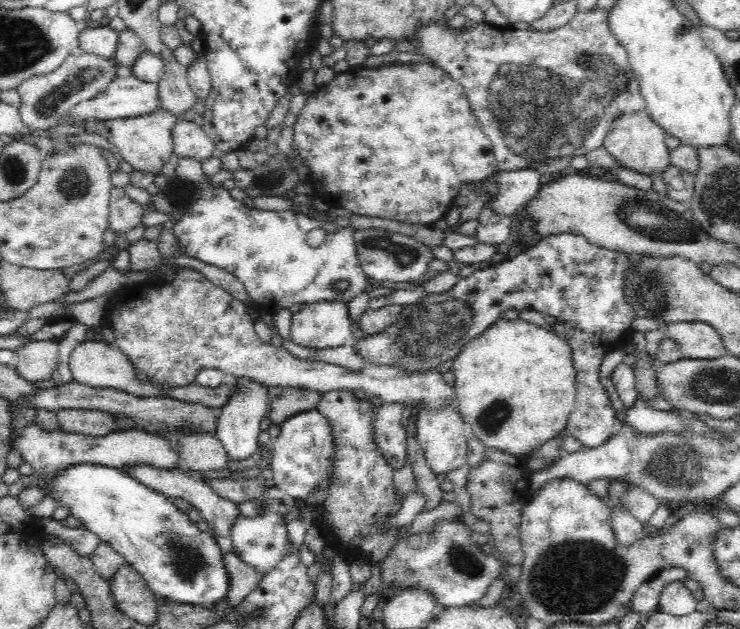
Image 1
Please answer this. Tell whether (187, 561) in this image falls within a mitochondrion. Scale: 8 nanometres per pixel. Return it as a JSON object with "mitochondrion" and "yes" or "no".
{"mitochondrion":"yes"}

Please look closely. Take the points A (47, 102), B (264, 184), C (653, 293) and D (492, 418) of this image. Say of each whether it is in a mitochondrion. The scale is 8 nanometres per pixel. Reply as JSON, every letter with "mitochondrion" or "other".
{"A":"mitochondrion","B":"mitochondrion","C":"mitochondrion","D":"mitochondrion"}

